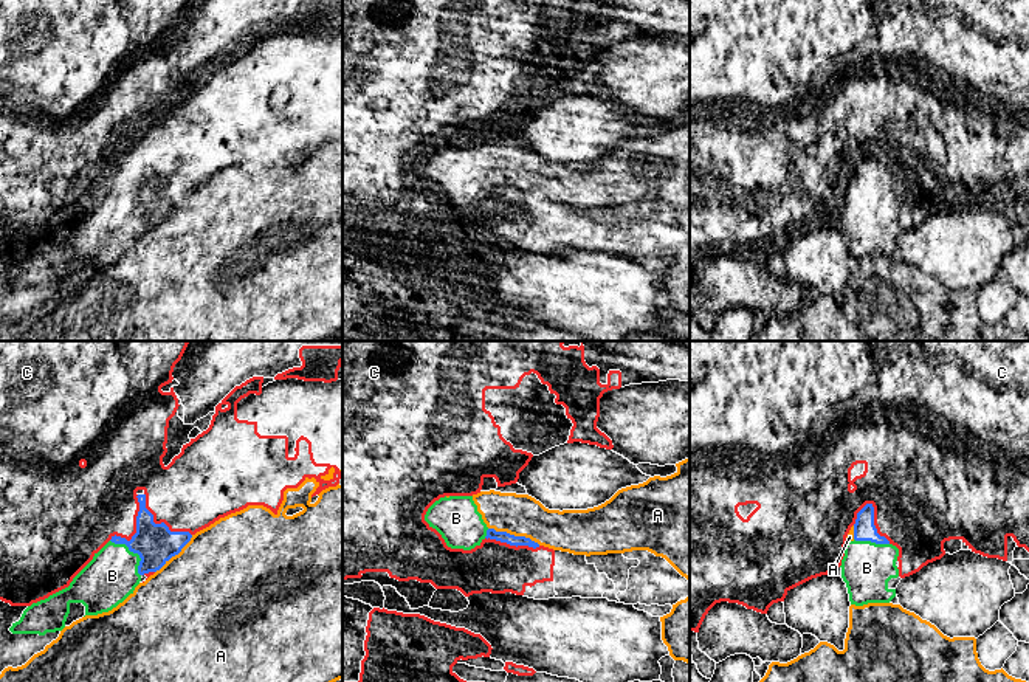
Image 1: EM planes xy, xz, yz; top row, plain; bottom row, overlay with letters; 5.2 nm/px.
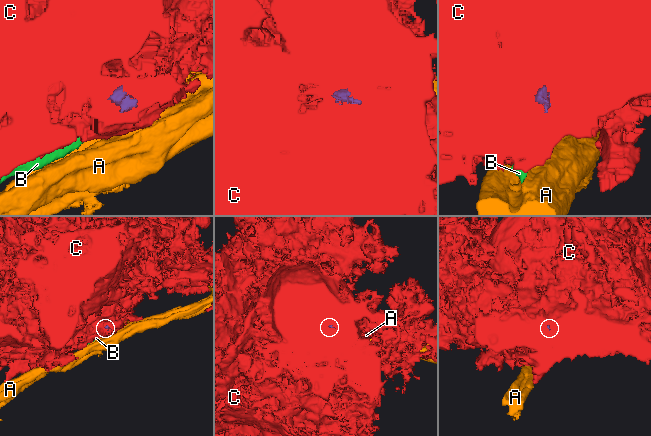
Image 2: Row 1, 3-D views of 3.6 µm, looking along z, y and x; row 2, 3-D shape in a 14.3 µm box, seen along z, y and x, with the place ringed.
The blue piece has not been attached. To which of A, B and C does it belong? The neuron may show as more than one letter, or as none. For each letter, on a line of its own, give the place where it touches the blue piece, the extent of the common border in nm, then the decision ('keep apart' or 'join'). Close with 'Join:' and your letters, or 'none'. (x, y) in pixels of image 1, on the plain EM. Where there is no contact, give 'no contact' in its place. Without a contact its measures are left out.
A: contact xz (513, 188); length 280 nm; keep apart
B: contact xy (135, 205); length 240 nm; join
C: contact yz (873, 175); length 240 nm; keep apart
Join: B

